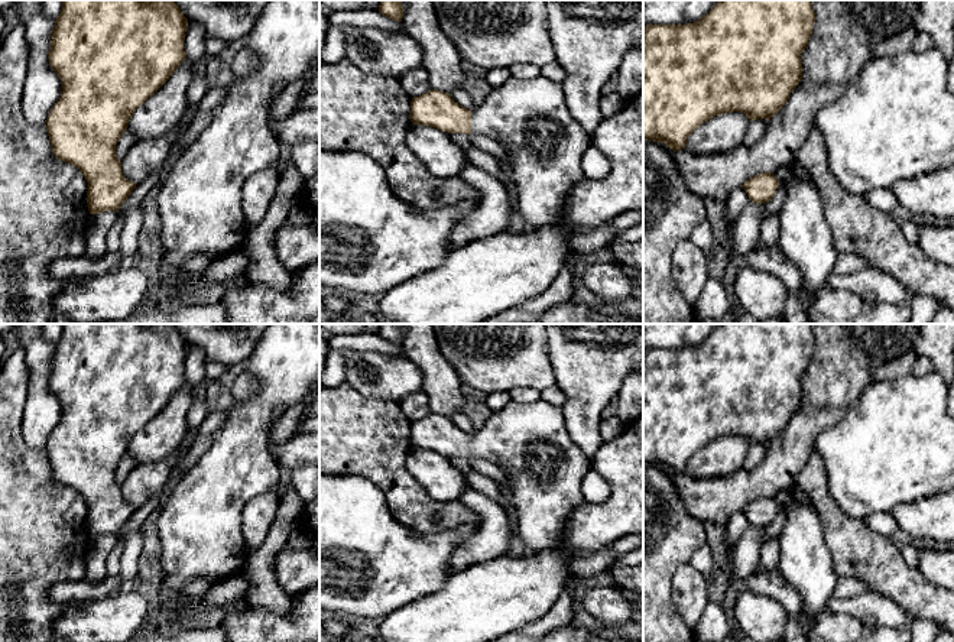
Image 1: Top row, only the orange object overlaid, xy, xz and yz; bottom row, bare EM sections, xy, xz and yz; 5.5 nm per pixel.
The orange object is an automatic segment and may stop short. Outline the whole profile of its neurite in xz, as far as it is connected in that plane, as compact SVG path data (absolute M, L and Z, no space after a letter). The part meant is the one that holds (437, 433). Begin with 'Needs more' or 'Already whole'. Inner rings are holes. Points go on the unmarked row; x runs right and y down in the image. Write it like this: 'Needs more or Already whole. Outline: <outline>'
Needs more. Outline: M543 399L535 403L510 401L493 412L474 434L460 429L448 416L429 414L412 422L409 442L413 448L437 451L447 457L474 457L497 464L509 483L515 531L532 552L559 545L571 512L587 503L581 482L591 470L591 460L571 440L562 409Z

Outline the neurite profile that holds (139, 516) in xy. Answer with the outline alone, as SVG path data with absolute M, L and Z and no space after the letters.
M165 487L158 496L147 500L143 506L137 508L132 518L127 521L127 523L121 528L117 538L126 542L130 532L140 529L146 518L162 505L163 493Z

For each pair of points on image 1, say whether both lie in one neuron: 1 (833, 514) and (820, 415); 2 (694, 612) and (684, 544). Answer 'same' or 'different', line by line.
1: different
2: different

